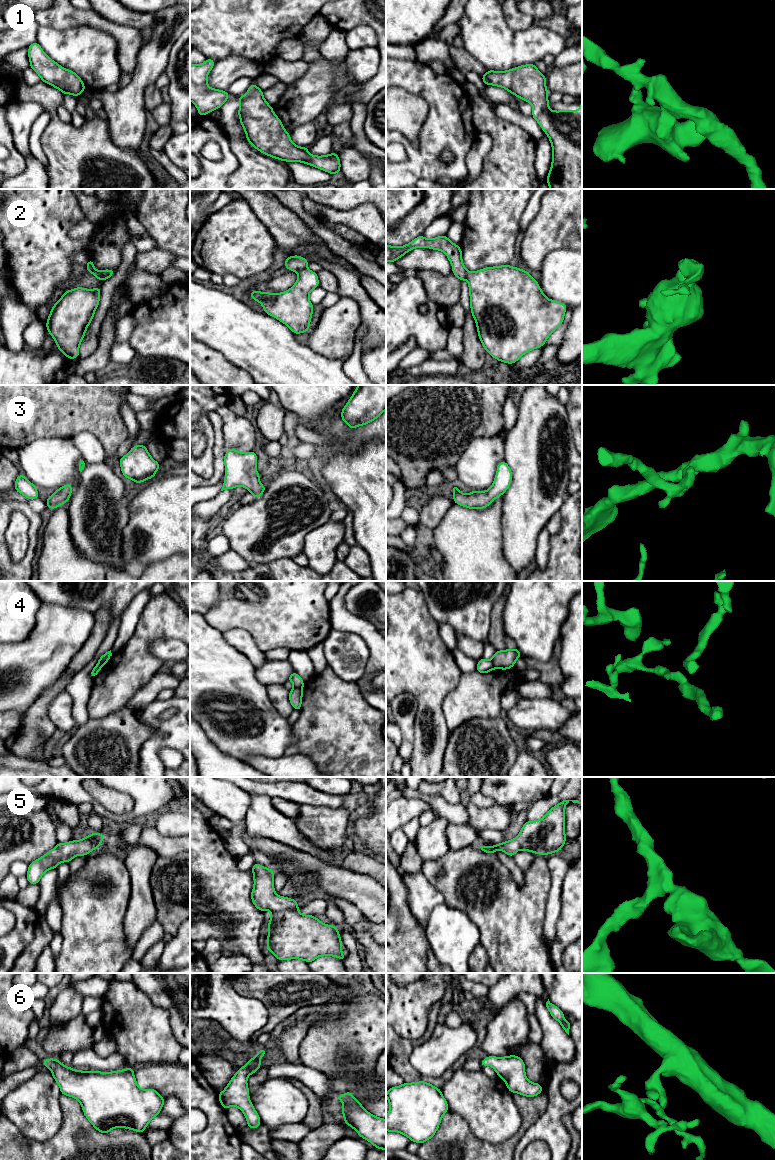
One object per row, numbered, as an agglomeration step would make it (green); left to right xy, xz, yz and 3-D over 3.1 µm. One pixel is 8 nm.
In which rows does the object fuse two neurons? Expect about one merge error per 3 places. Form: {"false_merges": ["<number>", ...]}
{"false_merges": ["2", "4"]}

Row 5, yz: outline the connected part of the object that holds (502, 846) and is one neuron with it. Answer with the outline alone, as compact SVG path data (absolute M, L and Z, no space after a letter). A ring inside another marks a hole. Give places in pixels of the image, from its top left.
M563 800L553 808L551 808L542 819L535 821L527 821L518 836L507 842L494 844L492 847L480 846L484 853L491 853L495 855L495 850L503 851L507 855L513 857L519 850L530 851L536 854L548 855L551 853L559 852L566 842L565 836L565 806L572 801L573 803L579 803L578 800Z

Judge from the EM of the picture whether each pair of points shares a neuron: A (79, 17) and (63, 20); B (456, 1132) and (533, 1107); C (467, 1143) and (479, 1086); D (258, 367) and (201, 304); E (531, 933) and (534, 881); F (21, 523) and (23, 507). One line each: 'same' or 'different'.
A: same
B: same
C: different
D: same
E: same
F: different

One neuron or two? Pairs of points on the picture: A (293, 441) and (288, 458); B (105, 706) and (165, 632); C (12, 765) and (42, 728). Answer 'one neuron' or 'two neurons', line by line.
A: one neuron
B: one neuron
C: two neurons

